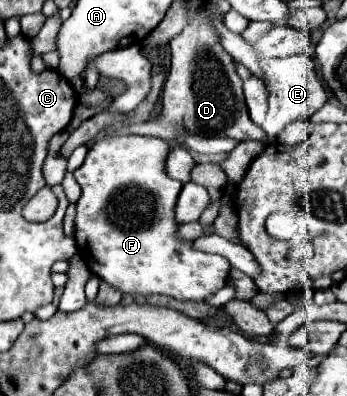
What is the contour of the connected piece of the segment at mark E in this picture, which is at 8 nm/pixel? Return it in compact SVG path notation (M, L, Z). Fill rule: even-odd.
M300 53L294 56L286 57L260 57L260 59L267 60L268 68L264 67L261 74L261 79L272 80L276 82L276 92L268 94L268 111L264 116L264 122L268 118L268 114L274 114L276 122L286 122L284 130L290 123L296 120L309 119L316 110L320 110L326 102L328 102L328 88L320 76L318 64L314 60L314 56L310 54ZM294 60L294 64L291 63Z

